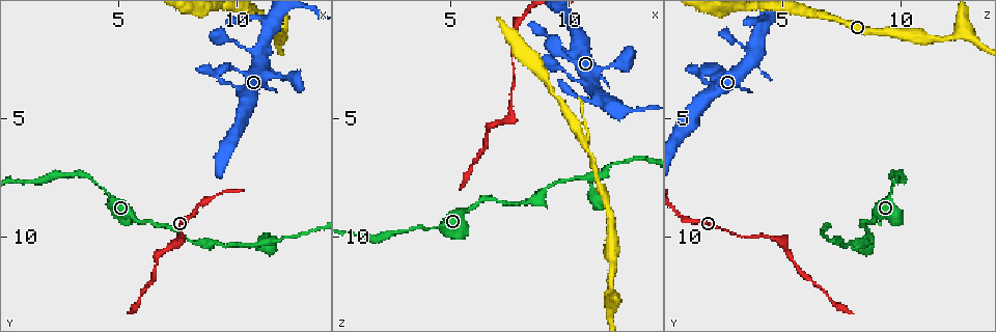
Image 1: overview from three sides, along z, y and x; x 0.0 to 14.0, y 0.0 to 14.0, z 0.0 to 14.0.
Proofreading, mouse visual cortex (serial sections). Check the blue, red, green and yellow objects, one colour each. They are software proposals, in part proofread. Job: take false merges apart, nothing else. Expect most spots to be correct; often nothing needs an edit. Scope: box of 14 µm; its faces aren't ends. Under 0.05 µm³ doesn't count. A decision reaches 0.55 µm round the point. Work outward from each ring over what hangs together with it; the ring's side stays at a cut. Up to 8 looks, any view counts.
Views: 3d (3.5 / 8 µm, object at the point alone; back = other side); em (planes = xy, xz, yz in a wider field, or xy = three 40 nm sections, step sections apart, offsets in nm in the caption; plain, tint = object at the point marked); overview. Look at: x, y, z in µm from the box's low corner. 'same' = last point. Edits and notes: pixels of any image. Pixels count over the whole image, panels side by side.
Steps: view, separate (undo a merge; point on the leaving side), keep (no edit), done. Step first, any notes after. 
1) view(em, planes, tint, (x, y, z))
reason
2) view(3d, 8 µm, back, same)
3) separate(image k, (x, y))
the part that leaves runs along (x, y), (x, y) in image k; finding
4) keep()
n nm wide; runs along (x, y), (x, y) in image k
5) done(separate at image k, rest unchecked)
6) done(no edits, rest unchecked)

view(3d, 8 µm, (9.2, 3.1, 1.5))
a narrow waist

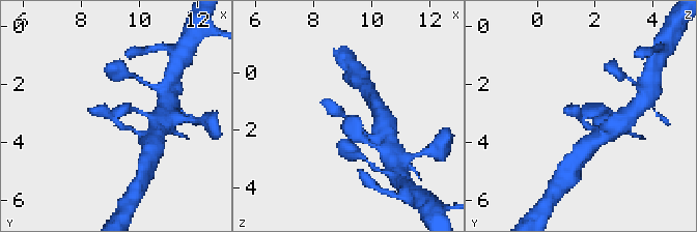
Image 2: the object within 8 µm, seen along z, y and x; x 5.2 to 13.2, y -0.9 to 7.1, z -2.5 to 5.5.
view(3d, 3.5 µm, (9.1, 3.2, 1.5))
zoom in

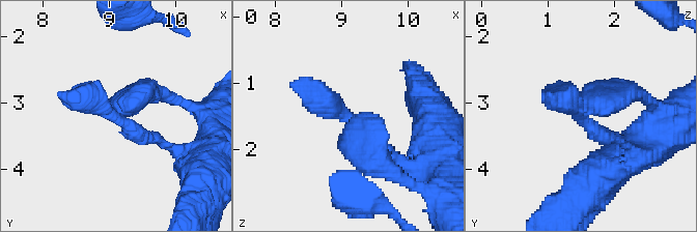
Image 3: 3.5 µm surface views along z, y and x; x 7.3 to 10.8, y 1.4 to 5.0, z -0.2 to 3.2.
keep()
runs along (386, 169), (354, 123), (294, 84) in image 3; all the same cell

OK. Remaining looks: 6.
view(3d, 3.5 µm, (11.8, 1.5, 12.4))
three-way junction

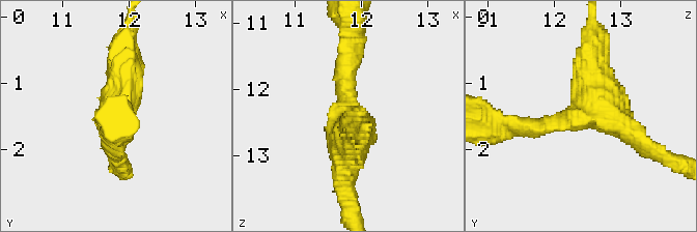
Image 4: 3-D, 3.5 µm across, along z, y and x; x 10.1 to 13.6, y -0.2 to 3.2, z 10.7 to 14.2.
view(em, xy, step 5, tint, (11.70, 1.50, 12.45))
3 arms; arms of 250, 300, 450 nm

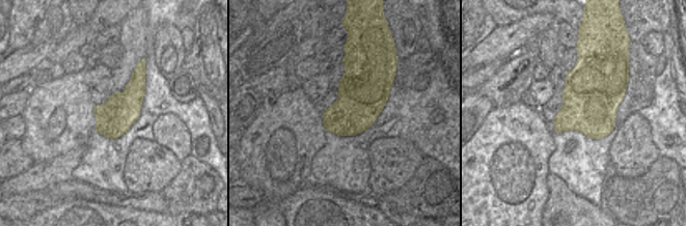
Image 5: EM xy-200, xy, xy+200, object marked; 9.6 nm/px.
keep()
one cell here

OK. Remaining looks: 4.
view(3d, 3.5 µm, (10.7, 10.4, 7.6))

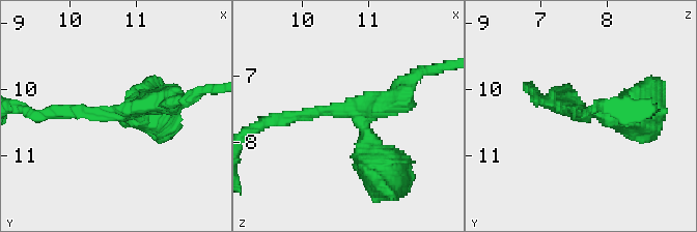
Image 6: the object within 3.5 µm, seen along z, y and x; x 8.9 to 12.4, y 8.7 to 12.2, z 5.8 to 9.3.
view(em, xy, step 3, tint, (10.75, 10.35, 7.55))

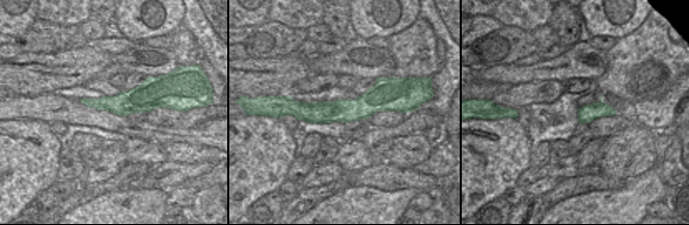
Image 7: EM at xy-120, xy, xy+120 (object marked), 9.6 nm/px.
view(em, xy, step 1, tint, same)
another direction

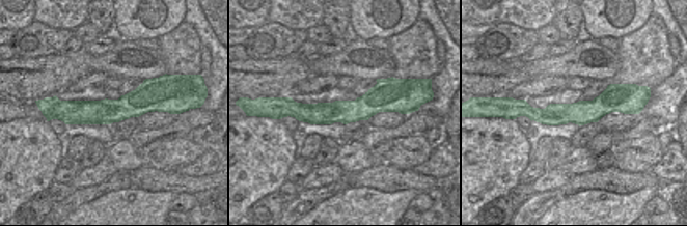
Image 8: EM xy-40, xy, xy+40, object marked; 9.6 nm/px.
keep()
3 arms; arms of 200, 350, 400 nm; runs along (283, 119), (353, 112), (382, 170) in image 6; one cell here

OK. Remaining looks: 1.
done(no edits, rest unchecked)

